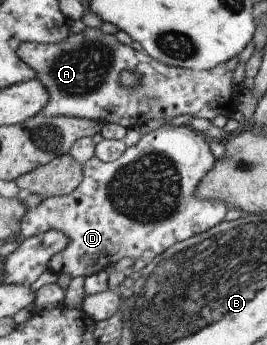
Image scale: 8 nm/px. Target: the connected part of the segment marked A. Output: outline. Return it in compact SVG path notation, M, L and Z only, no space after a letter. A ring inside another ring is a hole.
M86 27L79 34L71 34L64 44L24 43L18 50L19 55L36 70L37 79L48 88L50 102L41 112L44 116L76 116L76 118L88 118L98 120L102 124L122 124L130 128L132 124L132 98L134 98L134 124L148 124L150 120L170 120L176 116L193 116L194 118L206 118L214 122L219 116L234 114L238 96L243 94L241 85L232 83L232 73L224 64L218 64L210 70L194 70L184 67L172 66L155 58L146 51L134 51L132 46L124 46L118 42L116 36L104 34L101 28ZM122 72L136 72L142 74L142 86L136 84L132 88L122 86L120 76Z

